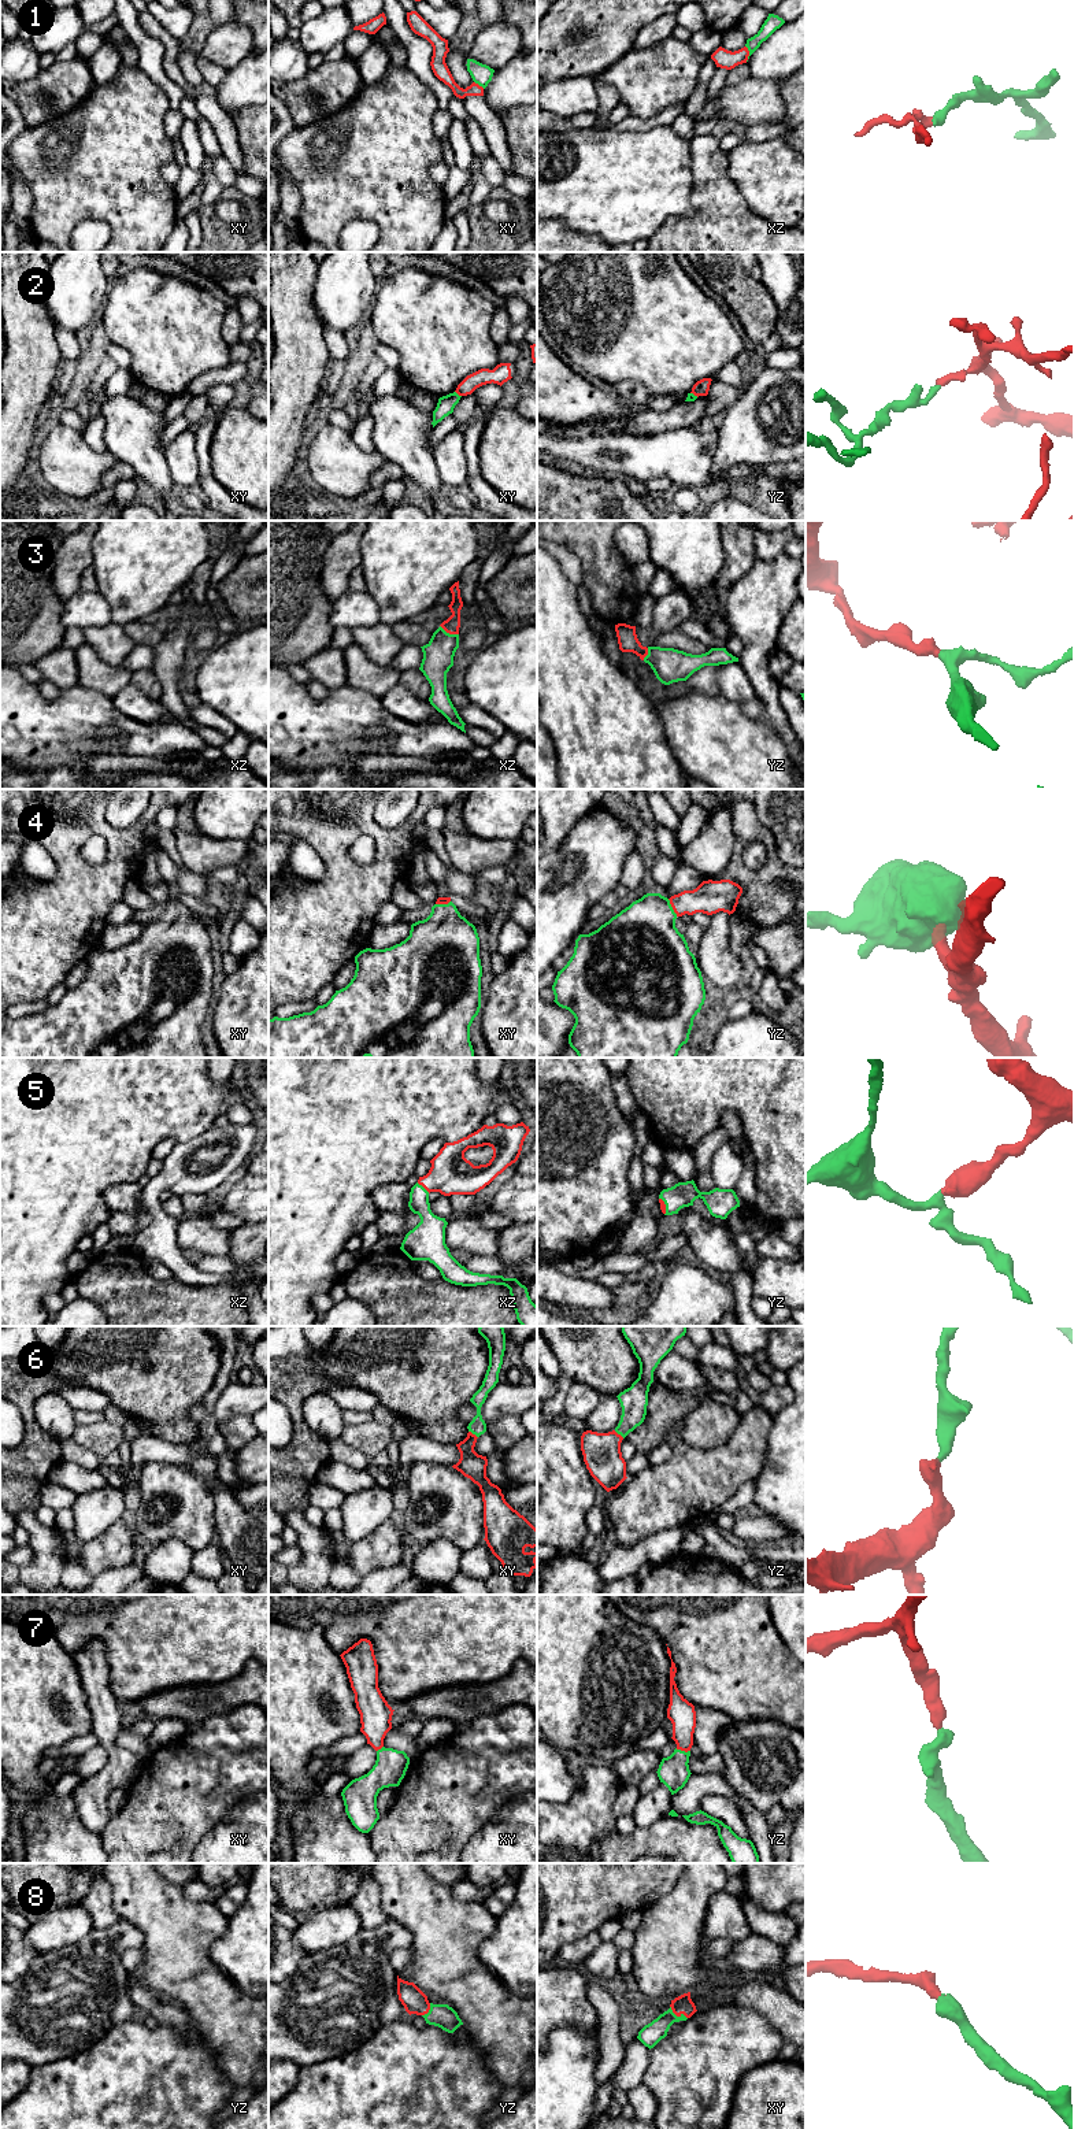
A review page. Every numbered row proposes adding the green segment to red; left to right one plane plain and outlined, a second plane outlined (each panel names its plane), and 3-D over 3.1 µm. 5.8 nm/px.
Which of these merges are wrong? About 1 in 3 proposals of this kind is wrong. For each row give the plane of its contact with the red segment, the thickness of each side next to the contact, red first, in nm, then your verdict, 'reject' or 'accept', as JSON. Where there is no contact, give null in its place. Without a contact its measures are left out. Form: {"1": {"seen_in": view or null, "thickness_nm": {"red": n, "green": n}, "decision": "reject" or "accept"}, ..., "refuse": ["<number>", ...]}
{"1": {"seen_in": "xz", "thickness_nm": {"red": 110, "green": 90}, "decision": "reject"}, "2": {"seen_in": "xy", "thickness_nm": {"red": 90, "green": 100}, "decision": "reject"}, "3": {"seen_in": "xz", "thickness_nm": {"red": 90, "green": 180}, "decision": "accept"}, "4": {"seen_in": "yz", "thickness_nm": {"red": 190, "green": 400}, "decision": "accept"}, "5": {"seen_in": "xz", "thickness_nm": {"red": 240, "green": 160}, "decision": "accept"}, "6": {"seen_in": "xy", "thickness_nm": {"red": 150, "green": 100}, "decision": "accept"}, "7": {"seen_in": "yz", "thickness_nm": {"red": 160, "green": 180}, "decision": "accept"}, "8": {"seen_in": "xy", "thickness_nm": {"red": 110, "green": 120}, "decision": "accept"}, "refuse": ["1", "2"]}

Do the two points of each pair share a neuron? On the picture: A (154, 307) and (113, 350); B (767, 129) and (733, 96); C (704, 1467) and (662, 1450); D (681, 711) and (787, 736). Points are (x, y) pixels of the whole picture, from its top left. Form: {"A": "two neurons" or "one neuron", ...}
{"A": "two neurons", "B": "two neurons", "C": "two neurons", "D": "two neurons"}

